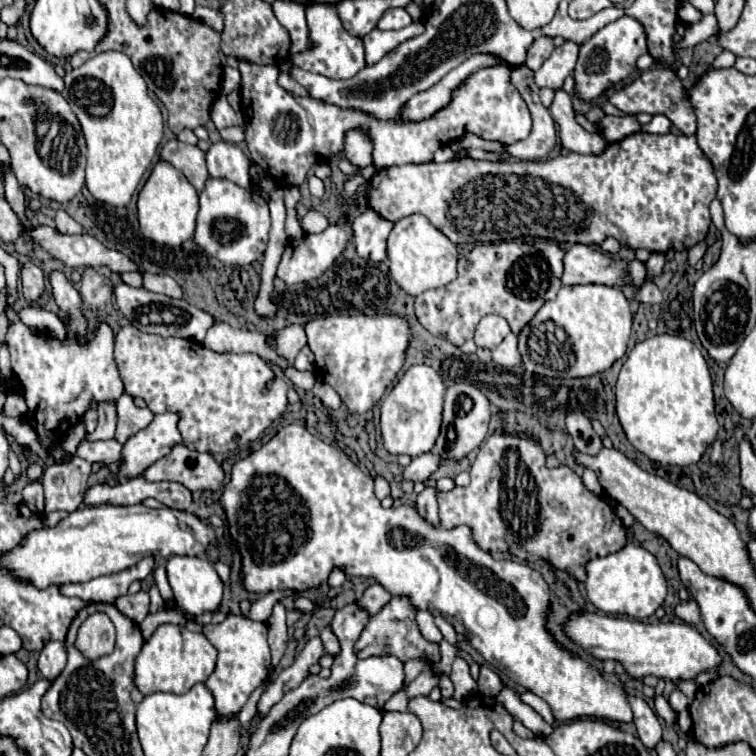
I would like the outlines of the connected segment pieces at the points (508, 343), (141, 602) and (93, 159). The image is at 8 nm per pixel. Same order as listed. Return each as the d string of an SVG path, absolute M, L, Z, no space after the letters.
M514 333L506 335L504 341L492 349L492 359L502 365L502 367L514 367L514 365L520 365L522 359L520 359L520 353L518 353L518 337Z
M138 591L136 595L124 595L116 599L116 609L122 611L126 617L130 617L136 623L142 623L144 617L148 615L148 605L150 605L150 597L146 591Z
M118 51L88 59L82 67L68 71L64 81L66 89L62 95L72 105L88 145L86 187L96 201L126 207L162 141L162 113L148 95L146 83L136 73L132 61Z

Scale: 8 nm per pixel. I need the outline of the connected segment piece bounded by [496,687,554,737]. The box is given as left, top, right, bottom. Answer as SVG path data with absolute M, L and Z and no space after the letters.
M504 687L498 695L496 701L500 701L518 721L522 721L530 731L534 731L538 737L546 737L554 731L552 725L548 725L532 707L528 707L520 695L512 687Z

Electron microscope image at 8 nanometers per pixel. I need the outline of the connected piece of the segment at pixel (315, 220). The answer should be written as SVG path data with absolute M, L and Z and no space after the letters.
M310 209L306 213L306 217L302 219L302 227L304 227L306 233L322 233L328 226L328 219L320 211L316 211L316 209Z

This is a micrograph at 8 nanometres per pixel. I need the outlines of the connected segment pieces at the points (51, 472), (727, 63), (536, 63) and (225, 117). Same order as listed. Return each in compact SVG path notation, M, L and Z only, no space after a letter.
M72 457L68 463L52 465L42 475L44 497L46 497L46 513L64 509L76 511L82 503L82 495L88 489L88 477L92 473L92 465L80 457Z
M722 51L722 53L714 59L712 67L714 67L714 69L720 69L720 67L732 67L734 63L736 63L736 55L732 55L730 51Z
M540 37L536 39L530 49L528 49L528 59L526 59L526 67L532 69L532 71L538 71L540 65L548 59L548 55L552 55L554 51L554 43L552 43L552 37Z
M220 95L210 111L210 119L214 121L216 129L224 129L224 127L232 127L238 123L238 115L236 111L230 107L230 103L226 101L226 95Z

